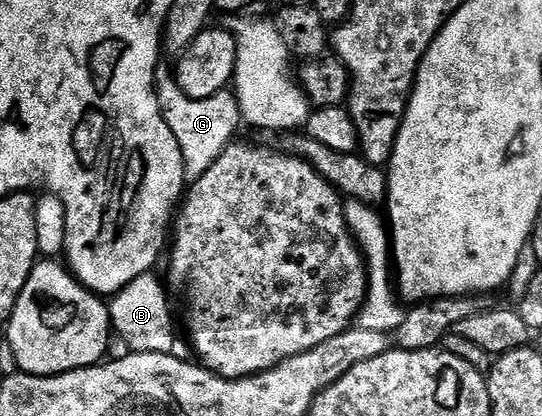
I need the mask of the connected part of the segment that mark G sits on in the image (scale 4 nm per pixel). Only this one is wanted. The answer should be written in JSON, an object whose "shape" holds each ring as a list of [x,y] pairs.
{"shape":[[[161,59],[155,67],[155,96],[158,97],[158,109],[179,143],[185,176],[195,181],[206,169],[210,169],[214,161],[237,136],[235,133],[242,125],[240,106],[237,104],[235,94],[226,89],[218,94],[212,94],[210,98],[186,97],[177,84],[173,66],[167,63],[167,60]]]}

